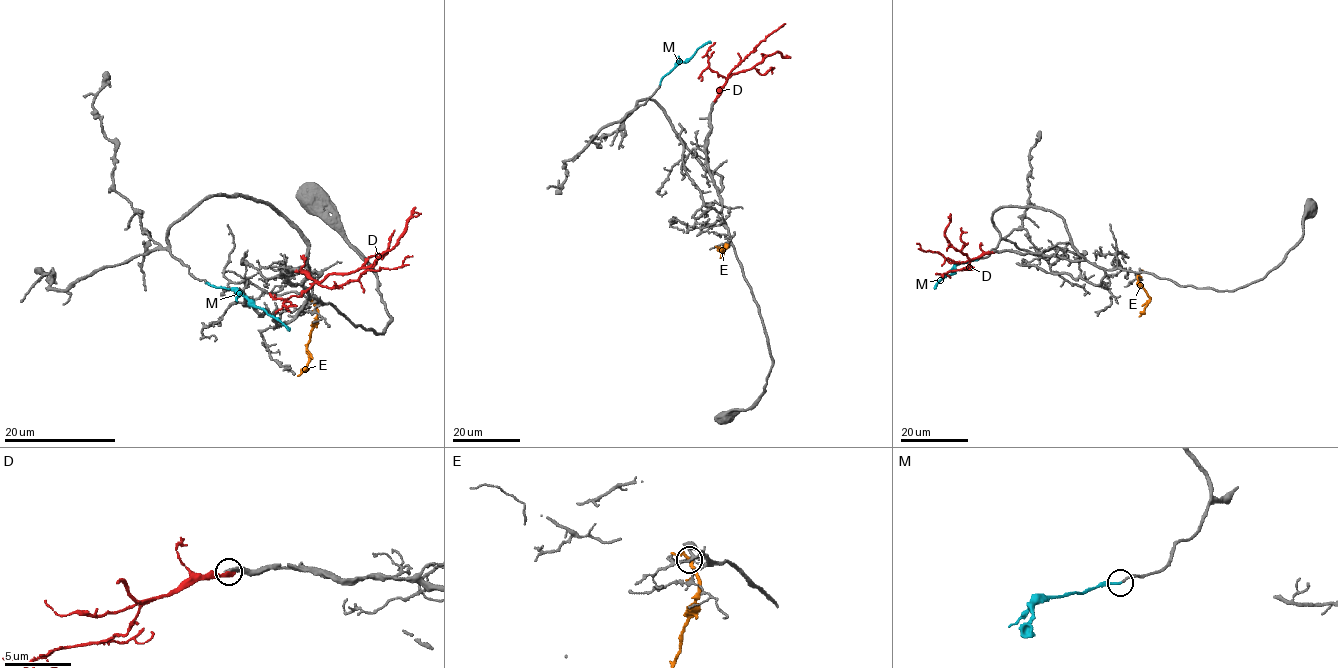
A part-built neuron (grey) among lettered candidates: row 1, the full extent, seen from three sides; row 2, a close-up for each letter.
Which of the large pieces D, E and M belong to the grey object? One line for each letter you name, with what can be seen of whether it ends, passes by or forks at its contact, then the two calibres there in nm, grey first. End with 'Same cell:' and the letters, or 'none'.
M: it ends; calibres 180 and 180 nm
Same cell: M

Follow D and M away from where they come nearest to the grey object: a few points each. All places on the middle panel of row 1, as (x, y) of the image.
D: (715, 100), (729, 78), (737, 72), (745, 72), (776, 51), (787, 57)
M: (660, 84), (661, 79), (679, 64), (707, 42), (711, 43)

